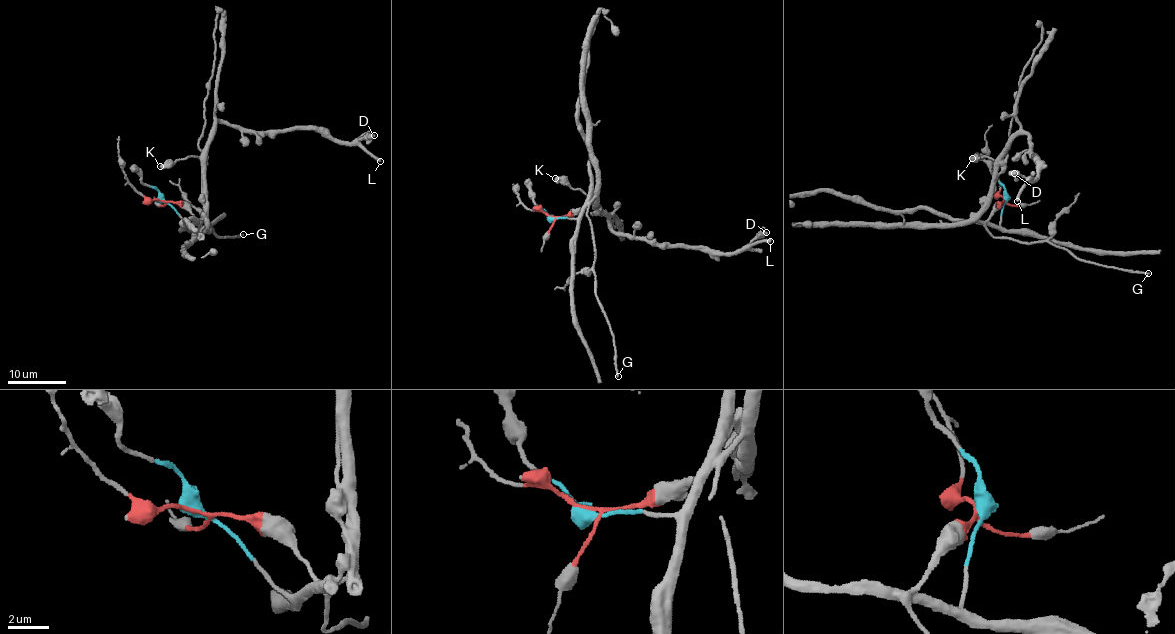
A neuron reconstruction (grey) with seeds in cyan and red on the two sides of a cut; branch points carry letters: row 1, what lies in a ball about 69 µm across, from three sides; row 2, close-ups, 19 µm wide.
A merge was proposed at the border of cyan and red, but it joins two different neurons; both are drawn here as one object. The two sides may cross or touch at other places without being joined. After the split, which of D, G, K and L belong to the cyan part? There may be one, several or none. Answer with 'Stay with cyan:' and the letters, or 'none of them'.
Stay with cyan: none of them

